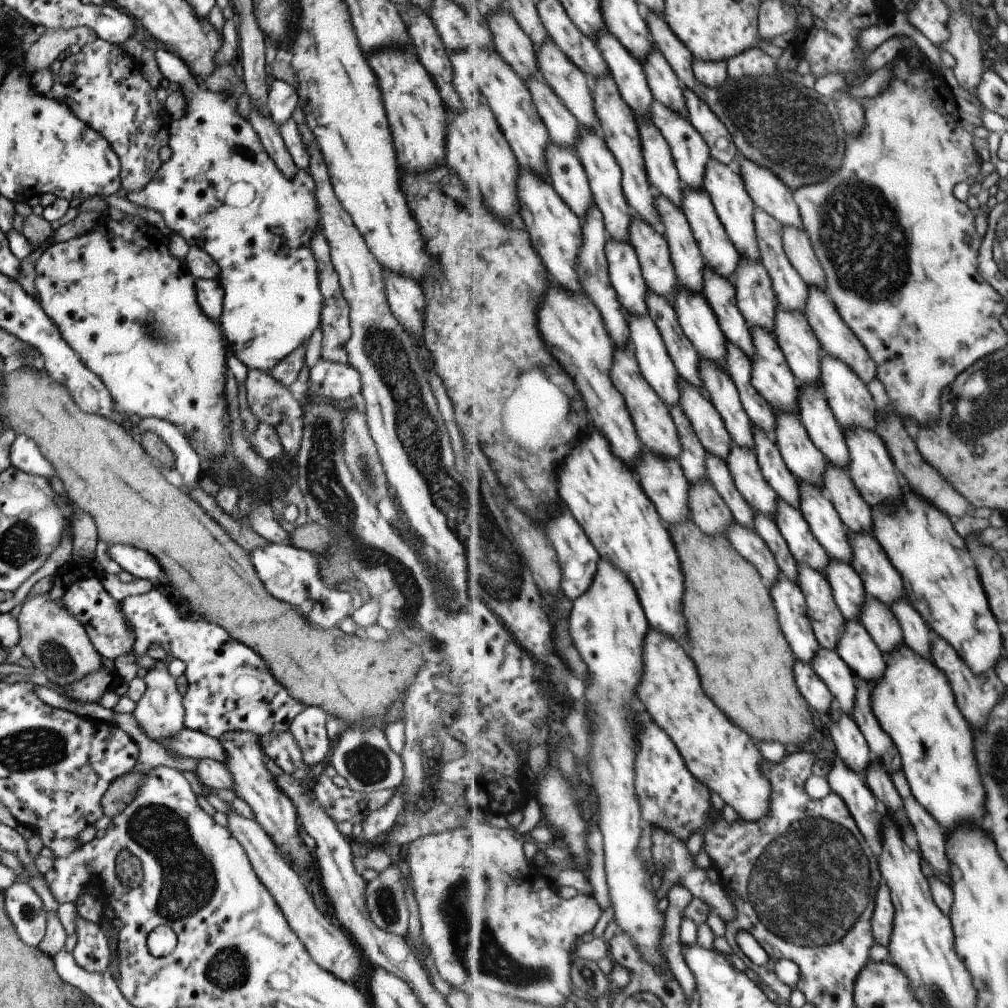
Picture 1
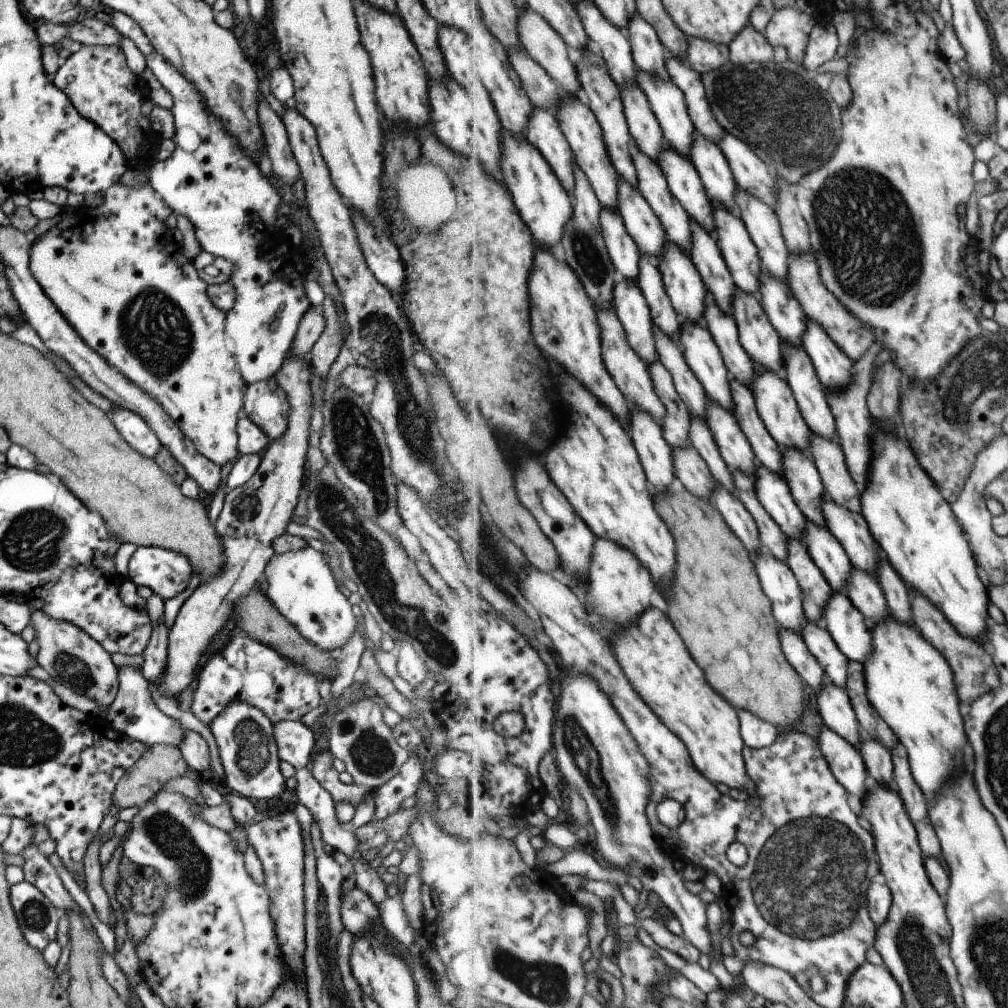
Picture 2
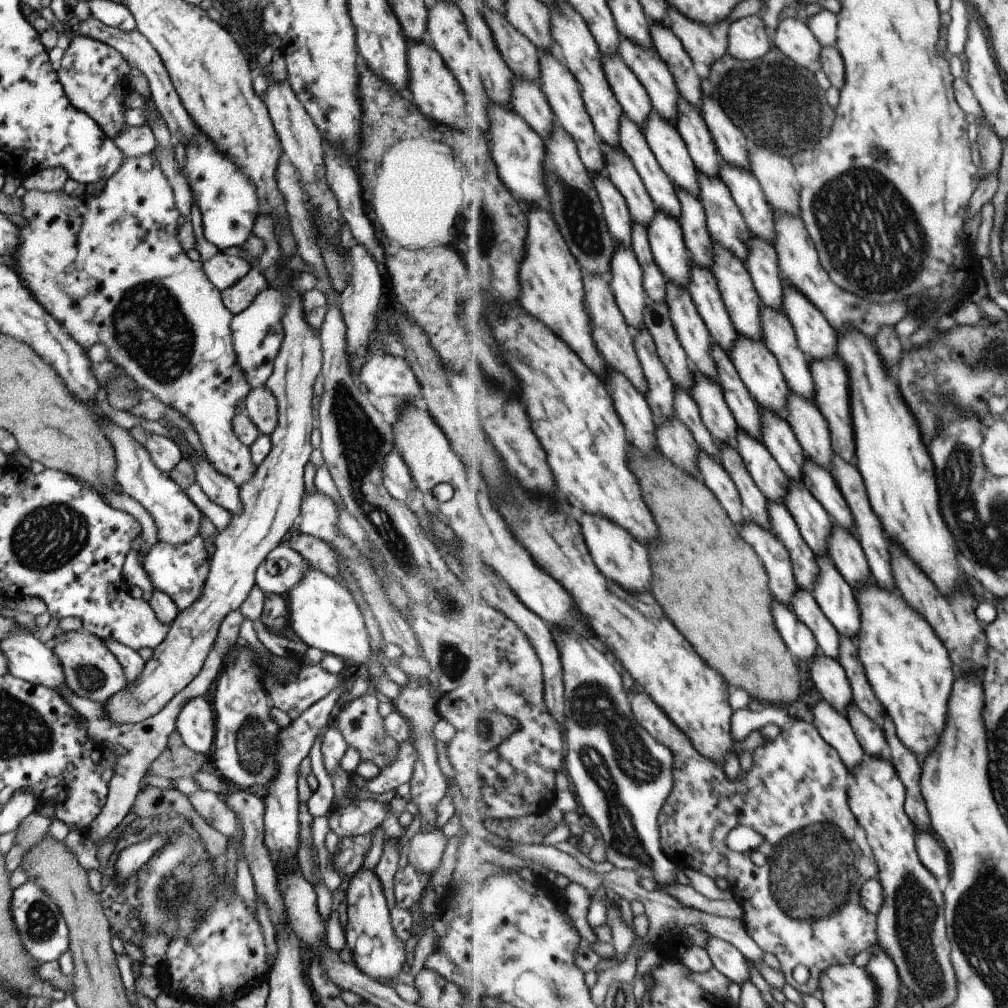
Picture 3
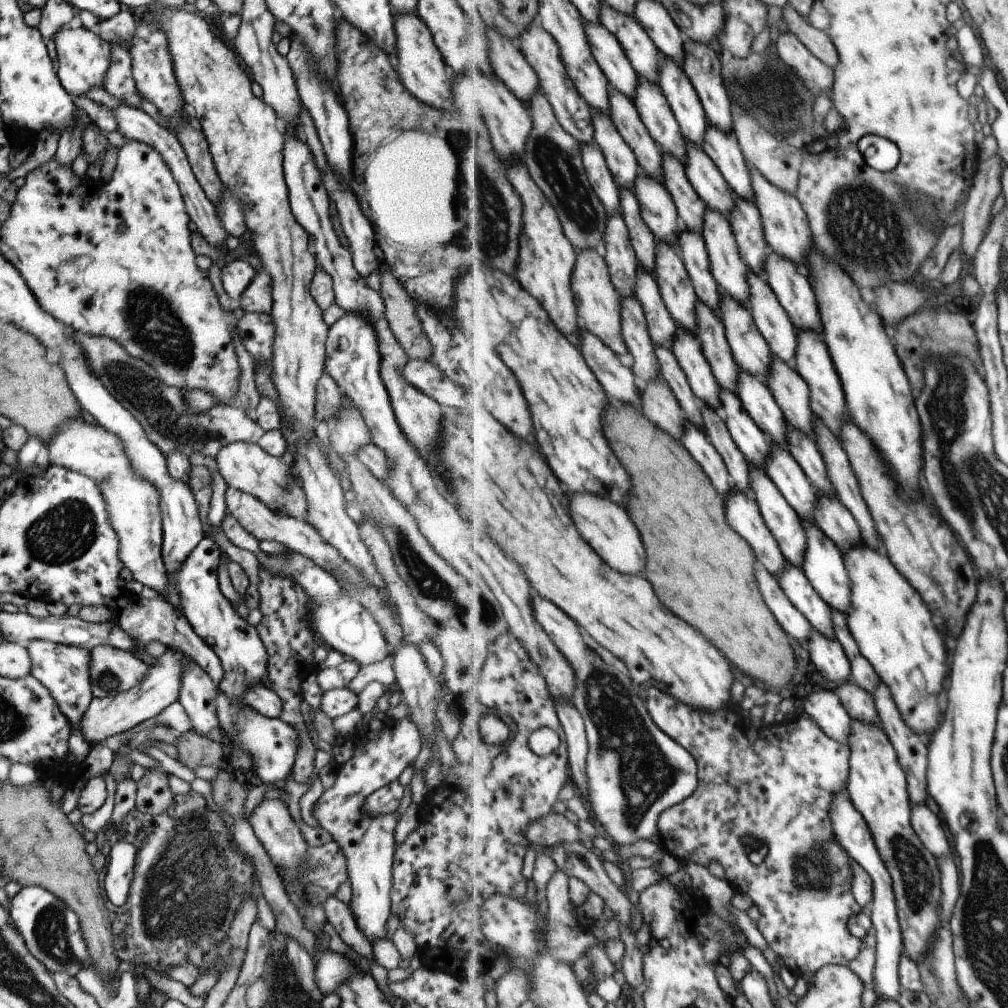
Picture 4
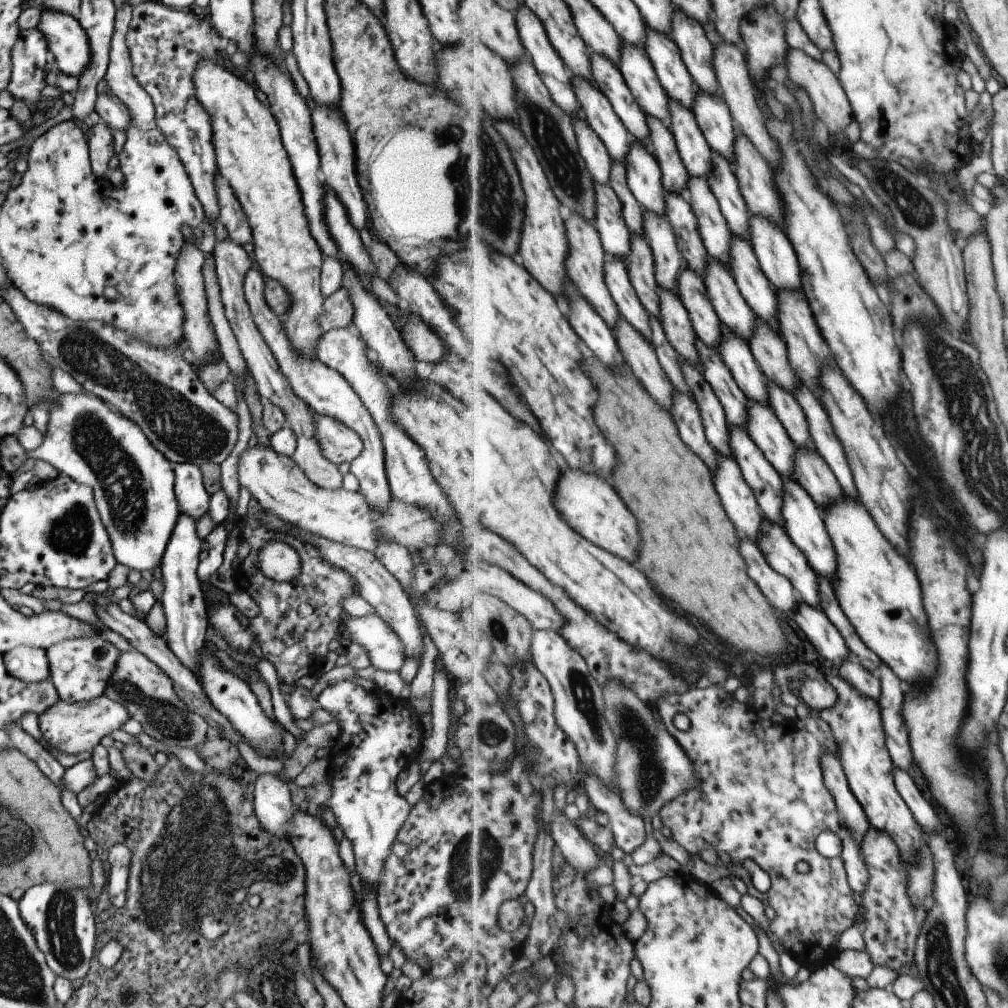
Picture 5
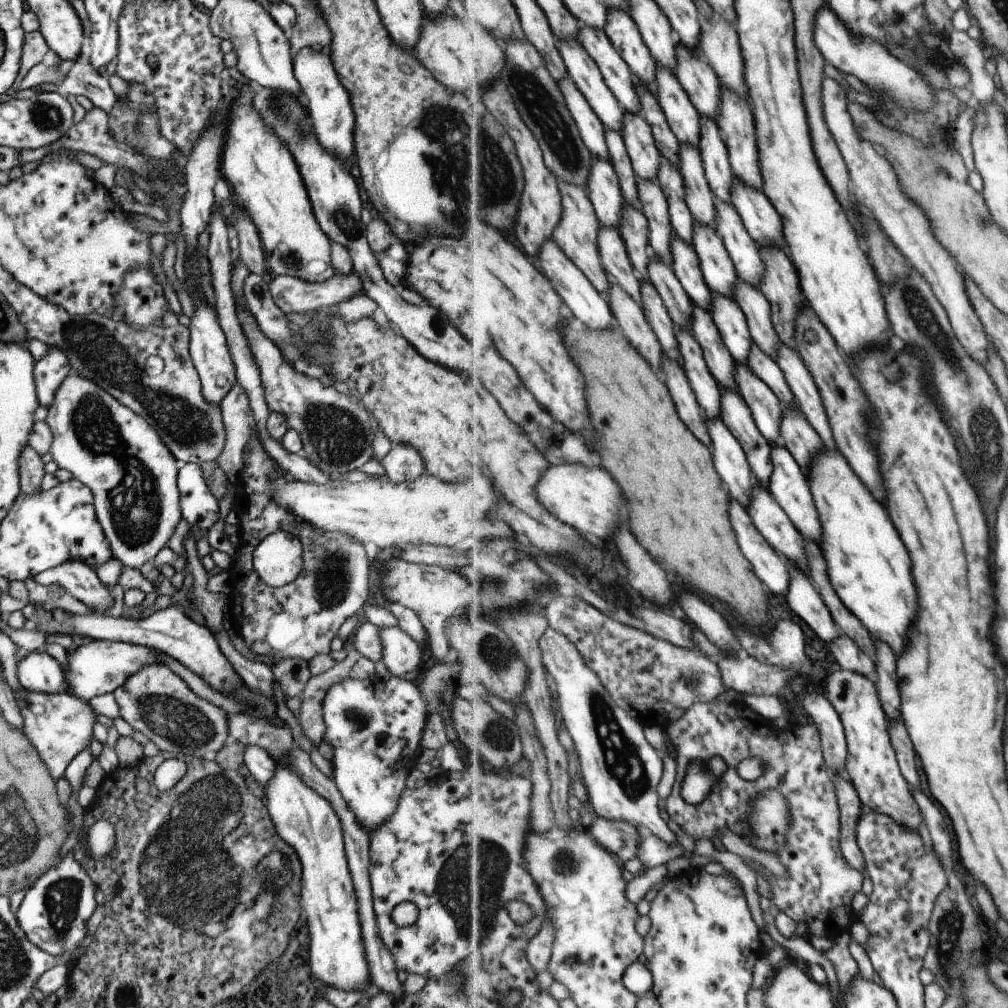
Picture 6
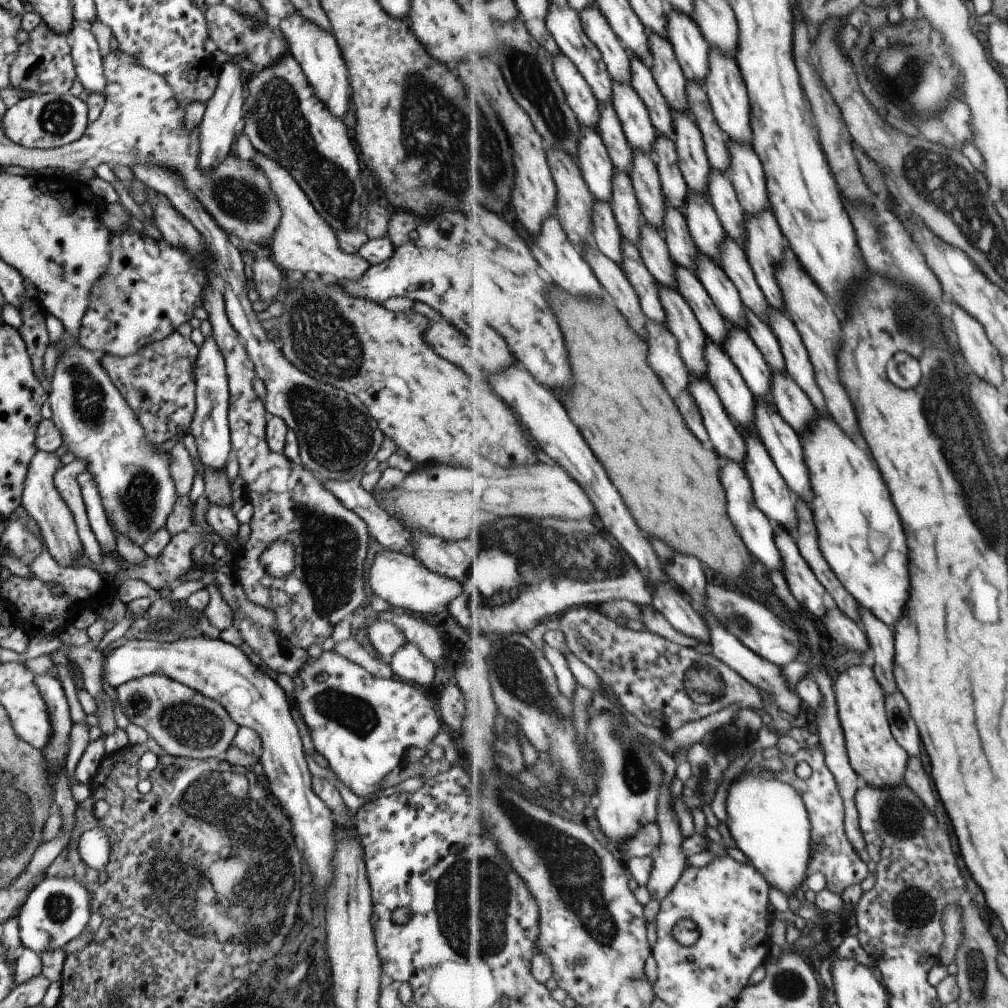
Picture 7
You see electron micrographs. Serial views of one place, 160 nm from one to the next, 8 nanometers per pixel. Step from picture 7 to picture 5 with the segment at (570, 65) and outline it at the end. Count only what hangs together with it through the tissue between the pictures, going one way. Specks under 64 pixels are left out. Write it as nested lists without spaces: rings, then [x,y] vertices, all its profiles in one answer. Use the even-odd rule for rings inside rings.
[[[583,116],[574,120],[580,153],[592,172],[594,184],[609,185],[612,177],[614,158],[611,156],[603,139],[593,130],[589,121]]]

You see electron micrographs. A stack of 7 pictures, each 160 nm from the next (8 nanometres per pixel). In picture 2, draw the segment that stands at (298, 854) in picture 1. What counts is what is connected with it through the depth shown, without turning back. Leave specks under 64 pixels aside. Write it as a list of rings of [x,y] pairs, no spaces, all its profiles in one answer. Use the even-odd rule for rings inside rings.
[[[231,701],[208,724],[223,768],[224,786],[247,798],[261,800],[278,797],[285,790],[285,779],[279,773],[278,748],[270,720],[261,710],[243,701]]]

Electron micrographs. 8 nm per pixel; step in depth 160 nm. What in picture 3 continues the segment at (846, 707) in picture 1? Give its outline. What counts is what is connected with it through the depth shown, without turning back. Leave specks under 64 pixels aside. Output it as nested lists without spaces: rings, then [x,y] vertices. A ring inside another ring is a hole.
[[[797,589],[791,608],[815,634],[820,646],[819,653],[839,659],[842,634],[829,620],[815,594],[807,589]]]

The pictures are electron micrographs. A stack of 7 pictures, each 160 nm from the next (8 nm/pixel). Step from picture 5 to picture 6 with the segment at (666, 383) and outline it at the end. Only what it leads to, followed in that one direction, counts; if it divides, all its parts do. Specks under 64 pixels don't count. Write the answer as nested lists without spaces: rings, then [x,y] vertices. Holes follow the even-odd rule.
[[[609,282],[605,298],[618,320],[617,327],[650,363],[653,362],[653,366],[657,366],[657,370],[661,370],[664,348],[645,316],[642,303],[637,302],[620,284]]]

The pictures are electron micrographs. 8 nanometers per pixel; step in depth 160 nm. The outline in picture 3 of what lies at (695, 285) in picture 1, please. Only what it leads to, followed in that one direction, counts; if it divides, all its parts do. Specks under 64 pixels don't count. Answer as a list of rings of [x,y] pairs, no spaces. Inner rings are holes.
[[[629,115],[621,117],[620,146],[633,159],[649,194],[656,202],[657,210],[673,215],[680,222],[682,204],[679,188],[661,166],[649,146],[644,129]]]

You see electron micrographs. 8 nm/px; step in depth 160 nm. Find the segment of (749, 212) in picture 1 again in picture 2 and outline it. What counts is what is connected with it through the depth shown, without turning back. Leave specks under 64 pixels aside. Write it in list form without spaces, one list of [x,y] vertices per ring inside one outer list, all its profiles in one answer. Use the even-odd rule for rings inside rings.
[[[695,131],[690,158],[697,167],[713,202],[723,203],[732,213],[737,212],[738,182],[731,170],[726,154],[719,144]]]

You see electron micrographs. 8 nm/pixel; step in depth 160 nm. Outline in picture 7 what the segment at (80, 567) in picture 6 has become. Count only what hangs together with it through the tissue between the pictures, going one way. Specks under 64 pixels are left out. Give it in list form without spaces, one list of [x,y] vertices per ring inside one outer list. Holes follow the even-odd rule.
[[[35,451],[33,458],[29,461],[28,469],[22,482],[20,505],[36,522],[43,543],[52,559],[60,567],[75,567],[77,564],[76,556],[81,553],[82,546],[75,533],[73,516],[55,487],[53,487],[51,480],[53,474],[61,467],[63,466],[59,461],[59,457],[53,452]]]

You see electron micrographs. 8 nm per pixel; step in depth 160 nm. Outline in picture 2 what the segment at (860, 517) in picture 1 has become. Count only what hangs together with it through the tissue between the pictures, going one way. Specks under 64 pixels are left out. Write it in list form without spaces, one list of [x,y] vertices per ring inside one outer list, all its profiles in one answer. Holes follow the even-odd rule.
[[[812,433],[809,453],[820,470],[827,496],[838,505],[861,513],[863,490],[851,476],[840,442]]]

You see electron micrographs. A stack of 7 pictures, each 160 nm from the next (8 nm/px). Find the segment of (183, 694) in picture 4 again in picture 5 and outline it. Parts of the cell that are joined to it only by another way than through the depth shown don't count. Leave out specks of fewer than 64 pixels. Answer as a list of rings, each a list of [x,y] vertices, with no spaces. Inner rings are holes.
[[[179,513],[161,557],[159,567],[161,569],[160,581],[163,585],[163,594],[161,594],[160,601],[165,619],[163,639],[180,664],[186,666],[197,676],[198,652],[205,642],[203,636],[208,624],[208,618],[204,594],[196,575],[198,554],[201,547],[194,522],[188,516]]]

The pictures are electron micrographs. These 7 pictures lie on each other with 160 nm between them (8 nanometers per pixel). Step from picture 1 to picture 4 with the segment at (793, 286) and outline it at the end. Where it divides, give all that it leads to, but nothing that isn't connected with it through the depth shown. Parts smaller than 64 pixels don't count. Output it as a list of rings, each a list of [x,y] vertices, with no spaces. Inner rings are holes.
[[[710,124],[702,146],[717,163],[735,195],[754,202],[750,163],[741,150],[736,133]]]

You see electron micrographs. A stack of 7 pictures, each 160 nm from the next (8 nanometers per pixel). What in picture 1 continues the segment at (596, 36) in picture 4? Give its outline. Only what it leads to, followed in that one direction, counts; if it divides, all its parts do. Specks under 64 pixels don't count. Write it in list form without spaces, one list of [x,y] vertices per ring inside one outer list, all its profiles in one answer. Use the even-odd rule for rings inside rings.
[[[653,119],[637,120],[650,182],[656,192],[669,197],[682,210],[681,180],[672,150]]]

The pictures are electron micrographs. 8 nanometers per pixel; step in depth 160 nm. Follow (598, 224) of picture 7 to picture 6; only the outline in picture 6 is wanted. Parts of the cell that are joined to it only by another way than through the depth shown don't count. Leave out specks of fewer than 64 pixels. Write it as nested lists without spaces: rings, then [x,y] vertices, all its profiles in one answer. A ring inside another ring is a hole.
[[[601,224],[600,255],[609,280],[620,284],[637,302],[642,300],[642,282],[629,256],[619,229]]]

